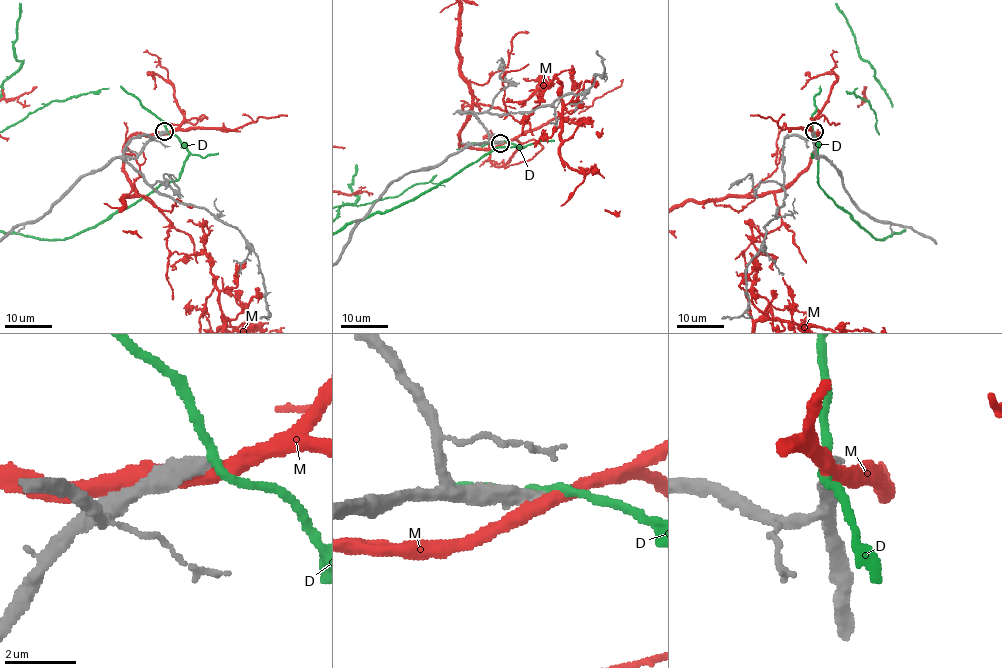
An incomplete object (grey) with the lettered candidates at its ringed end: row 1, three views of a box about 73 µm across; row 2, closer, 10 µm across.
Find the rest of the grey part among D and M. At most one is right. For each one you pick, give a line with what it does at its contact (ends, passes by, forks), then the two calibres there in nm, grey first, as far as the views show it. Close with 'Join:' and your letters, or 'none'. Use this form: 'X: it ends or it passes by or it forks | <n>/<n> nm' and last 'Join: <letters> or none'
Join: none

